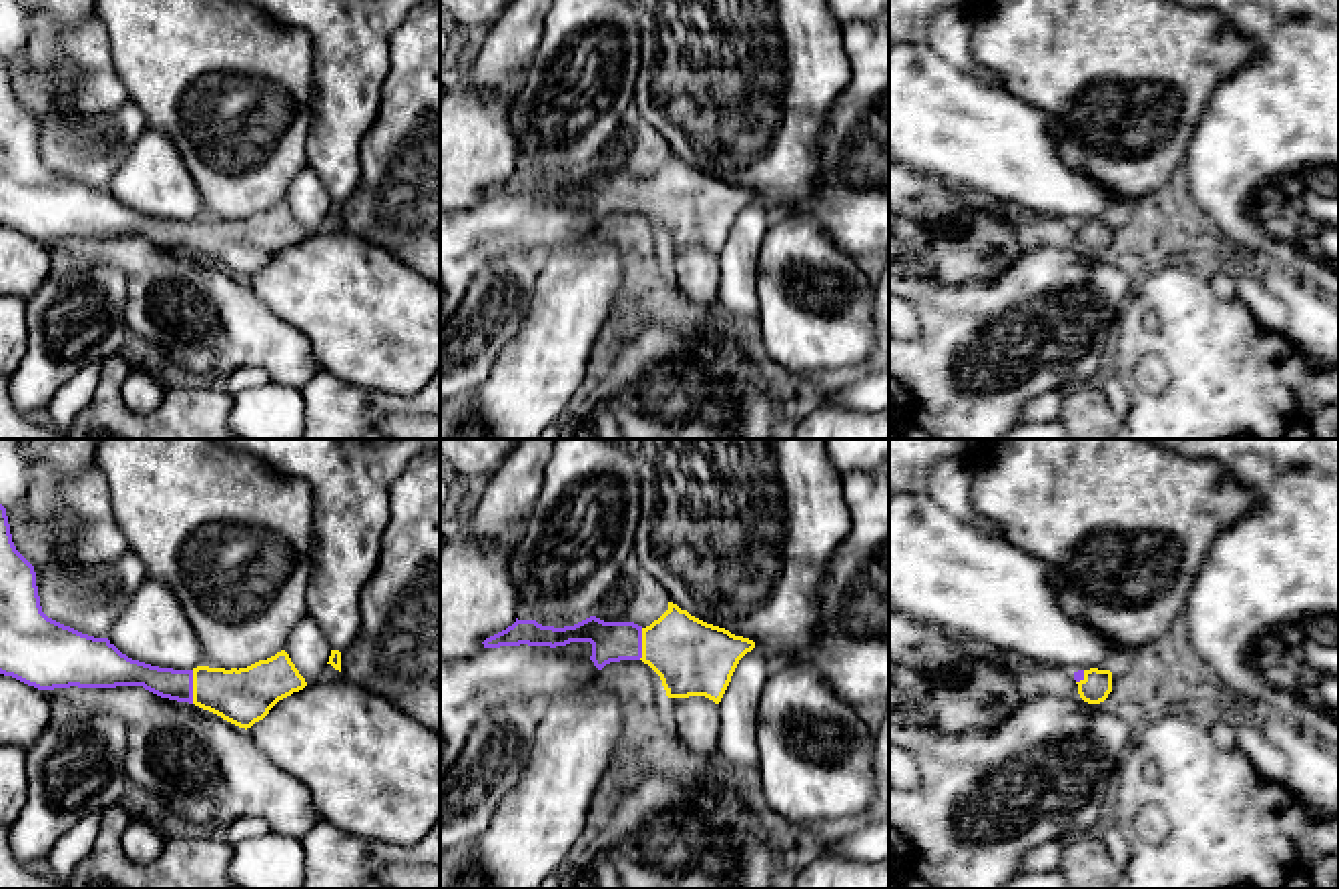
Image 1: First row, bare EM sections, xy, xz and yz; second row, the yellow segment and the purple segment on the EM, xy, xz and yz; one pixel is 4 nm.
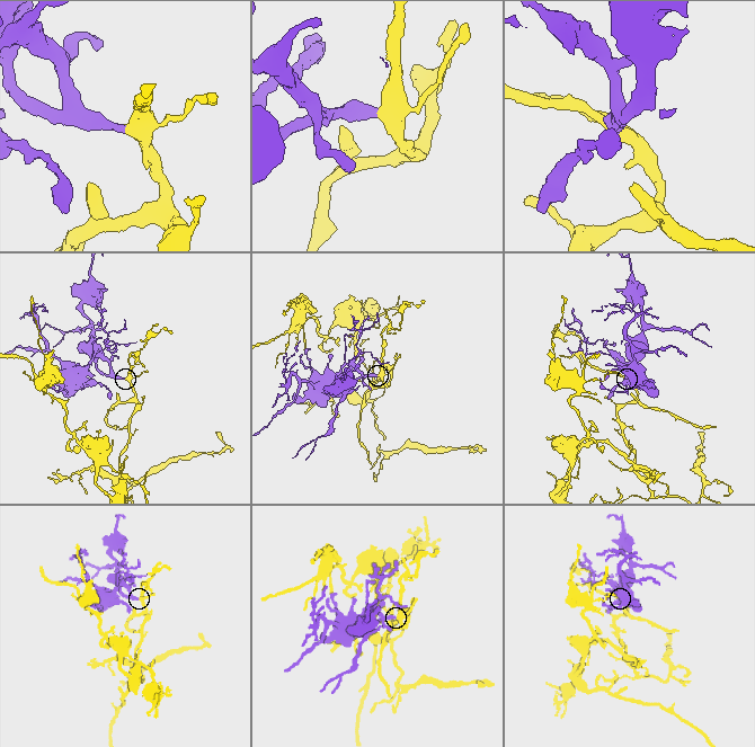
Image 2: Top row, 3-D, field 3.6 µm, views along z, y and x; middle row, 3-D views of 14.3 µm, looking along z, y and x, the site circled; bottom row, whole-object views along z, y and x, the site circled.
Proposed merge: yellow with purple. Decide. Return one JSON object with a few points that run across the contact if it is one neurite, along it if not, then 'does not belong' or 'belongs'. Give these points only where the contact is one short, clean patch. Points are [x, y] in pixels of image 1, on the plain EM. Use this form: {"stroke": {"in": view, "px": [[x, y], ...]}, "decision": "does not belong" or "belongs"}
{"decision": "belongs"}

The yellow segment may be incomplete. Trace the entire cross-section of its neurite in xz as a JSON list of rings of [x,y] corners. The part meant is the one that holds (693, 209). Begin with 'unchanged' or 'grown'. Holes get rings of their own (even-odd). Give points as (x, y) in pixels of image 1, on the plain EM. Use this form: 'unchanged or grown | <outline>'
grown | [[[673,153],[646,179],[634,173],[604,173],[596,167],[564,179],[516,169],[482,195],[556,199],[570,193],[590,193],[590,211],[598,221],[610,213],[642,211],[660,227],[668,249],[705,247],[715,255],[721,253],[739,211],[755,199],[753,191],[707,175]]]

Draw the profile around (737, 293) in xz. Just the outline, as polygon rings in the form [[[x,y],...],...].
[[[759,199],[747,203],[719,253],[721,285],[715,317],[725,325],[735,317],[759,317],[757,261],[761,241],[769,229],[767,205]]]

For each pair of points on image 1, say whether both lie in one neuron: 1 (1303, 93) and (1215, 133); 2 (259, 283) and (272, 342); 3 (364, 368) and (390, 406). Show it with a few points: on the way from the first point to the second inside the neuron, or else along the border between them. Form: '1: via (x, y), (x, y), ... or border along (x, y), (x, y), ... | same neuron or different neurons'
1: via (1281, 115), (1261, 123), (1251, 133), (1237, 133) | same neuron
2: border along (245, 281), (263, 304), (302, 334) | different neurons
3: border along (336, 376), (356, 386), (402, 396), (418, 392) | different neurons

